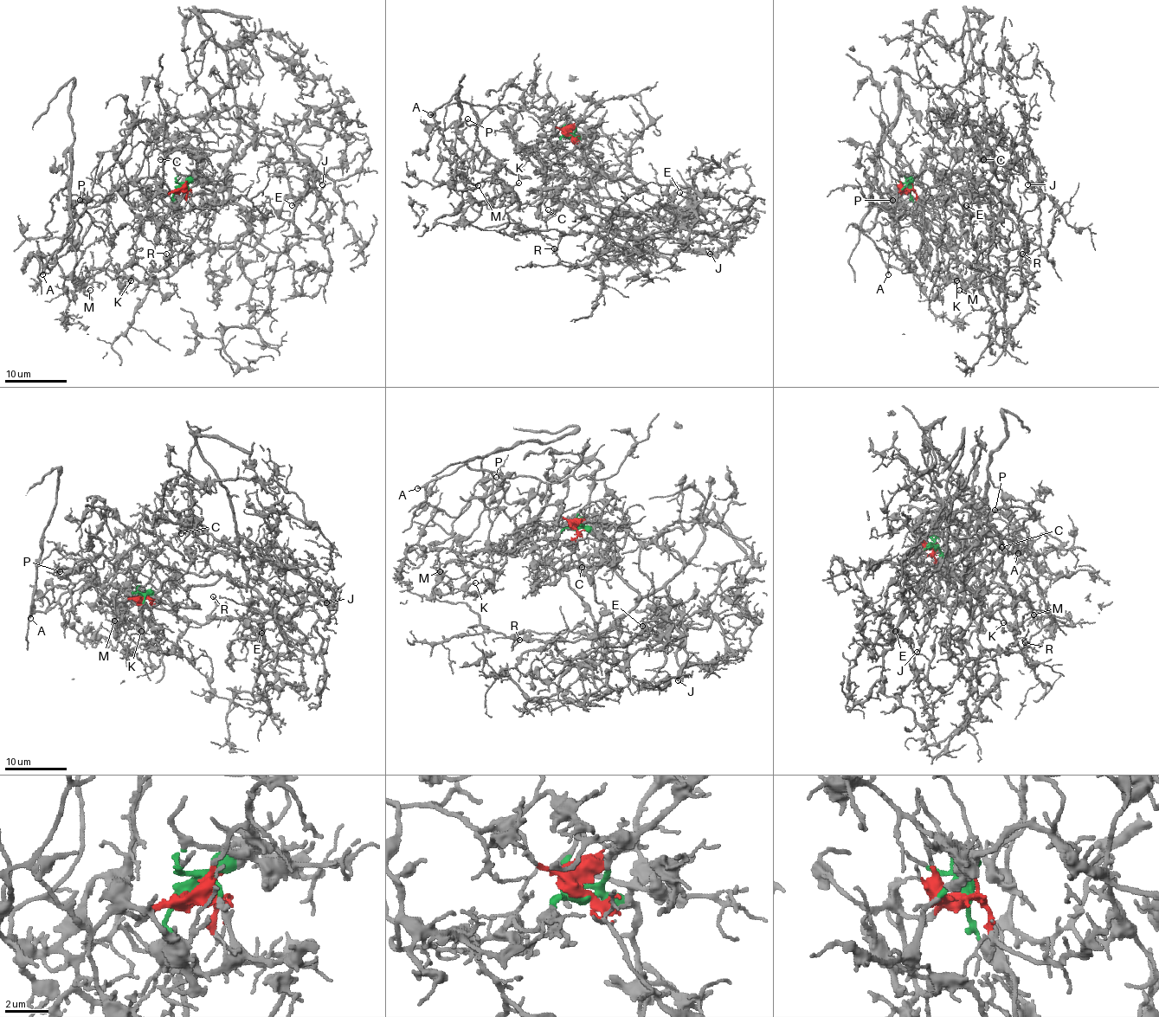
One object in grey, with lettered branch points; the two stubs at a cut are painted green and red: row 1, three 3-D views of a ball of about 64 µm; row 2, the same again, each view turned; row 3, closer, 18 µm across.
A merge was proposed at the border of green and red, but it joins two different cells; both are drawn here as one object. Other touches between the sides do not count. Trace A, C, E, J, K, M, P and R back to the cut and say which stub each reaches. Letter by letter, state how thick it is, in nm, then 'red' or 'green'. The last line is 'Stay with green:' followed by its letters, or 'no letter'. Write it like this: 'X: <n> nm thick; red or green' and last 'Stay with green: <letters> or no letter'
A: 180 nm thick; red
C: 150 nm thick; green
E: 140 nm thick; green
J: 200 nm thick; green
K: 130 nm thick; red
M: 130 nm thick; red
P: 80 nm thick; red
R: 160 nm thick; green
Stay with green: C, E, J, R

